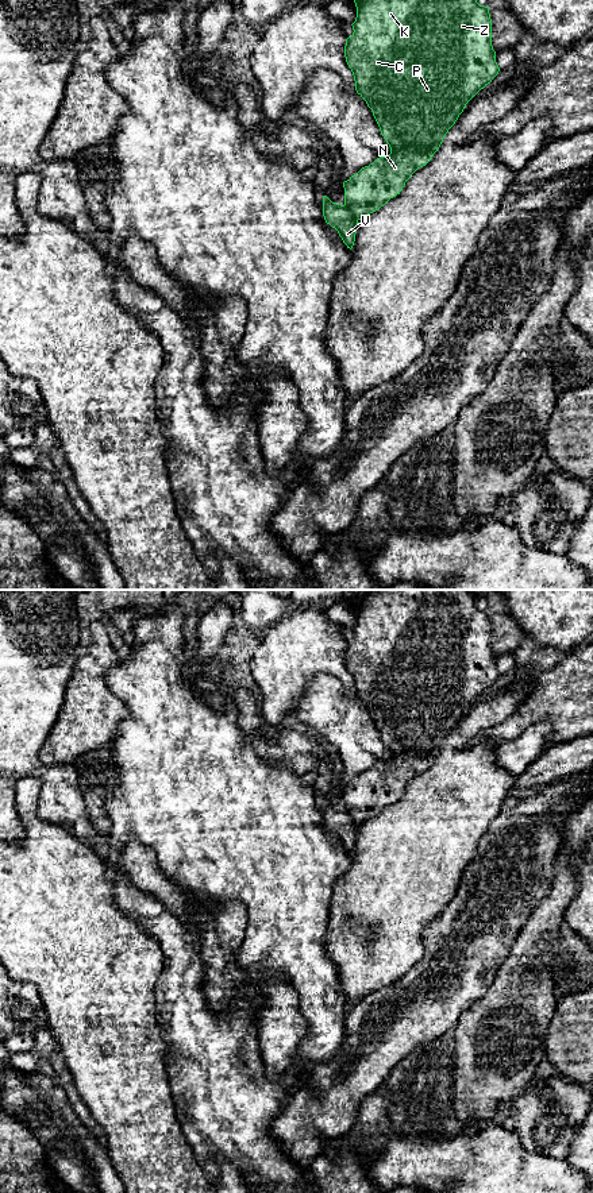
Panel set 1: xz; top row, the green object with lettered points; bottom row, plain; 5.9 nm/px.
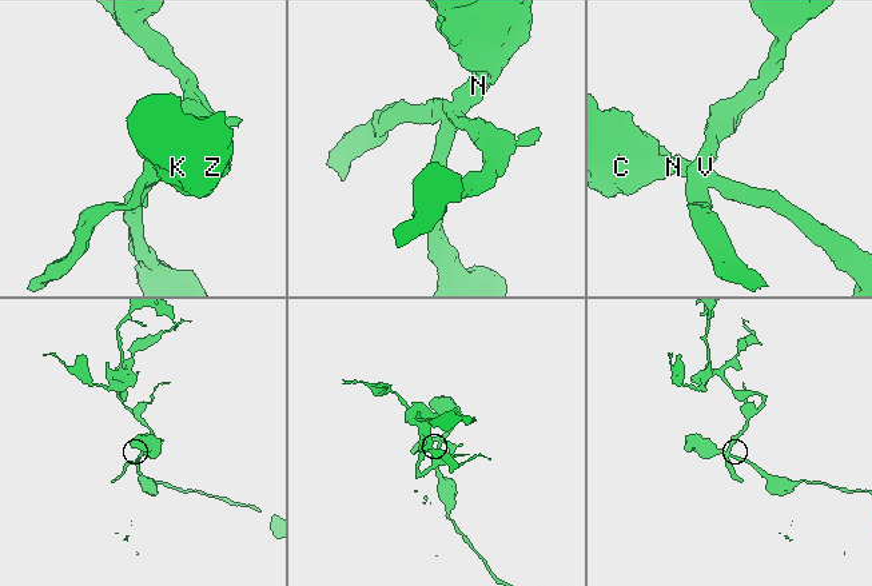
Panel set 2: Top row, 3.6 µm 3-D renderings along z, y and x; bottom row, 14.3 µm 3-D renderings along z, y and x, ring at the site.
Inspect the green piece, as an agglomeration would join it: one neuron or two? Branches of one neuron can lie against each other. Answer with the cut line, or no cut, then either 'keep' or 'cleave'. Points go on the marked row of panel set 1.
xz (343, 205), (357, 222) | cleave

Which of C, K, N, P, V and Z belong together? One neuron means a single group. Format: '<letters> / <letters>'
C K N P Z / V

